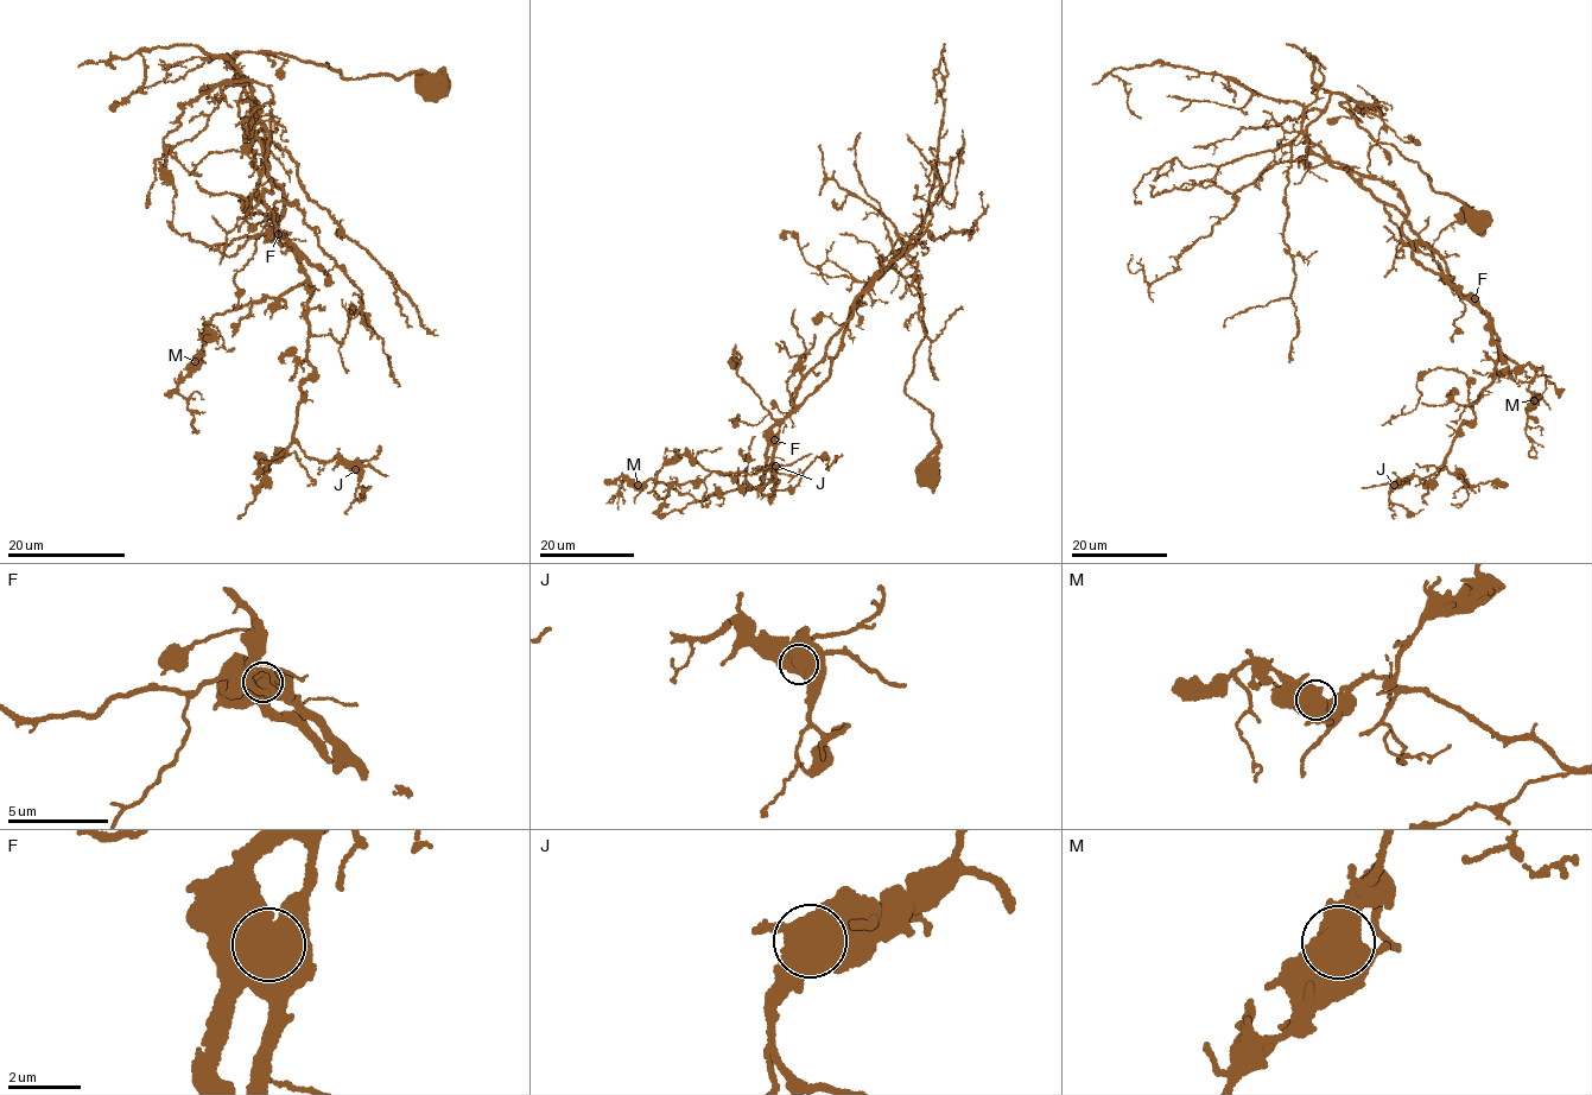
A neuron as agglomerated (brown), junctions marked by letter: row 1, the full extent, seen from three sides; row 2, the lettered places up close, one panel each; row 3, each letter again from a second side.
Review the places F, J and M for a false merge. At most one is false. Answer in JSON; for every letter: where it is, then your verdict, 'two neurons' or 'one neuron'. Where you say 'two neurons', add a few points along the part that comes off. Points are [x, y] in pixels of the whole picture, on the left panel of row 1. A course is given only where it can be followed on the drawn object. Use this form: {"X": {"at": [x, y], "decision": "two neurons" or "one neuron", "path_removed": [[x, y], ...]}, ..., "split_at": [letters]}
{"F": {"at": [278, 234], "decision": "two neurons", "path_removed": [[279, 234], [284, 192], [260, 139], [243, 141], [257, 114], [245, 80], [181, 107], [167, 134], [200, 176]]}, "J": {"at": [355, 469], "decision": "one neuron"}, "M": {"at": [195, 361], "decision": "one neuron"}, "split_at": ["F"]}

